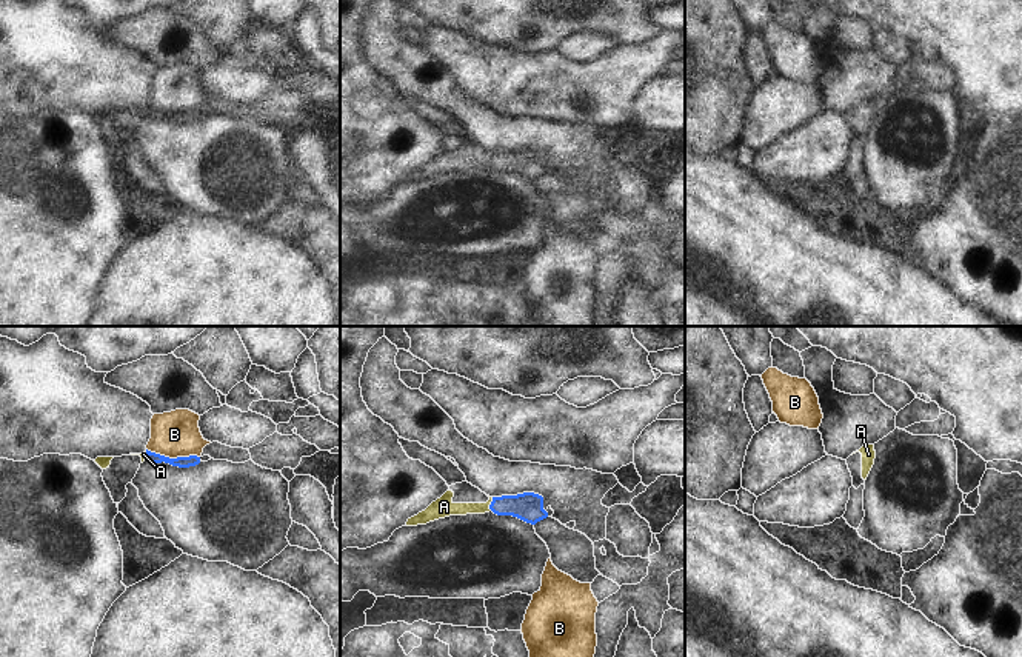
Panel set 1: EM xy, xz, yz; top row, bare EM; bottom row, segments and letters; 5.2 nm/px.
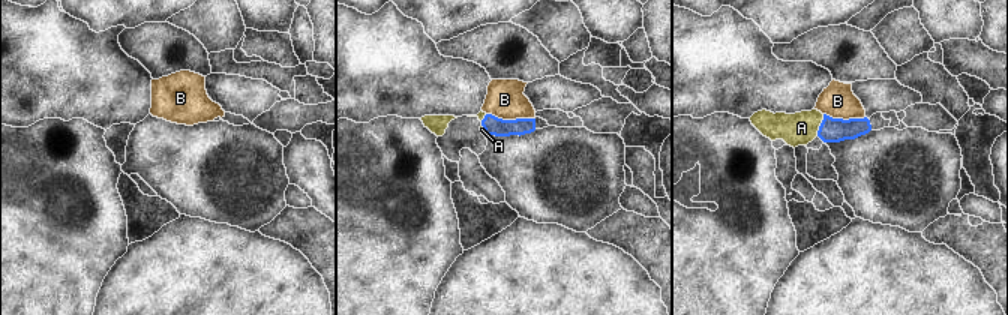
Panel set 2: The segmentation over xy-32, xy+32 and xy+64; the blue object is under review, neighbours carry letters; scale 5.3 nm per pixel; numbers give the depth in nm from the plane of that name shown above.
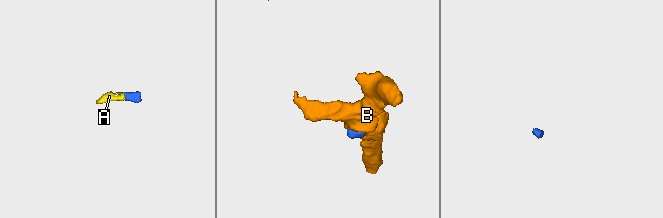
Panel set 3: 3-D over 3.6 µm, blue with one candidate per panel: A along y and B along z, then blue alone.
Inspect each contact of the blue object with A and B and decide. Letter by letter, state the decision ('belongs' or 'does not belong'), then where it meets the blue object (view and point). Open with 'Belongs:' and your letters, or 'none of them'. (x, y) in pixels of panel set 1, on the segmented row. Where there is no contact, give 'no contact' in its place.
Belongs: A
A: belongs | xz (491, 503)
B: does not belong | xy (173, 459)

